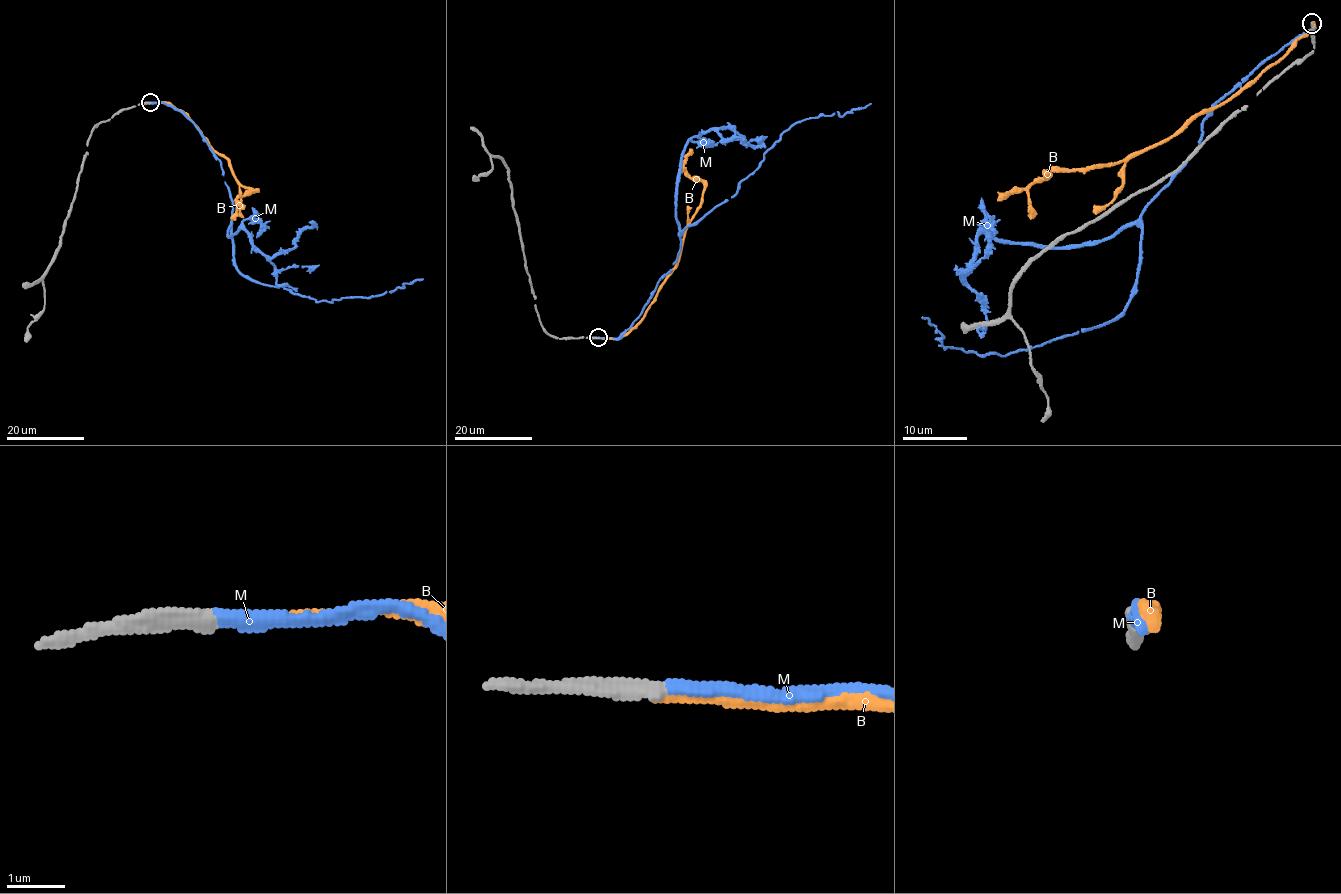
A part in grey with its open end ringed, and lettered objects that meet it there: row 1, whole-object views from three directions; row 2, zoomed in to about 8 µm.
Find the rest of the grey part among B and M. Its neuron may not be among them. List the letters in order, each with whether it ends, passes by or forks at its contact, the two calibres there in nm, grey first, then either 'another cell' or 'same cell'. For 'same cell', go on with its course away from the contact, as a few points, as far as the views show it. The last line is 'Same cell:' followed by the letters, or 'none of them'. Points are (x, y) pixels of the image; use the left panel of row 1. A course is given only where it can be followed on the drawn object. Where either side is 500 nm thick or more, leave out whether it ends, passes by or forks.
B: it ends; calibres 260 and 200 nm; another cell
M: it ends; calibres 240 and 220 nm; same cell; course (149, 102), (179, 110), (220, 161), (233, 208), (234, 264), (243, 275), (317, 302), (377, 296), (423, 279)
Same cell: M

